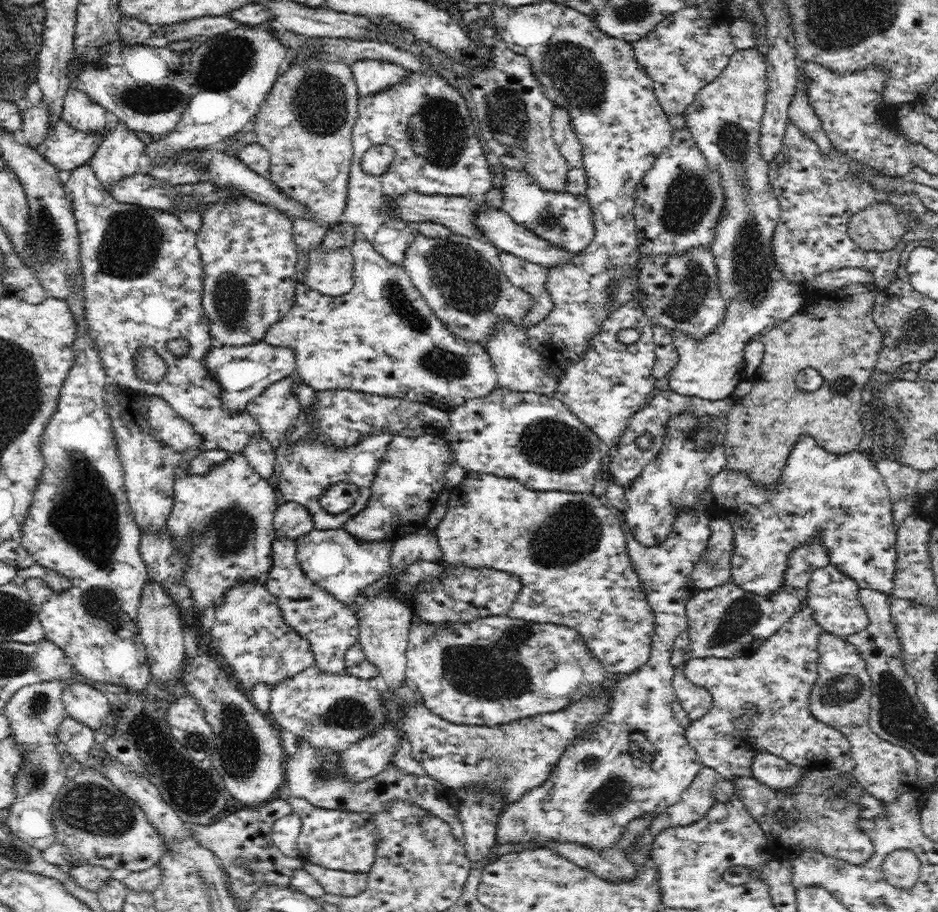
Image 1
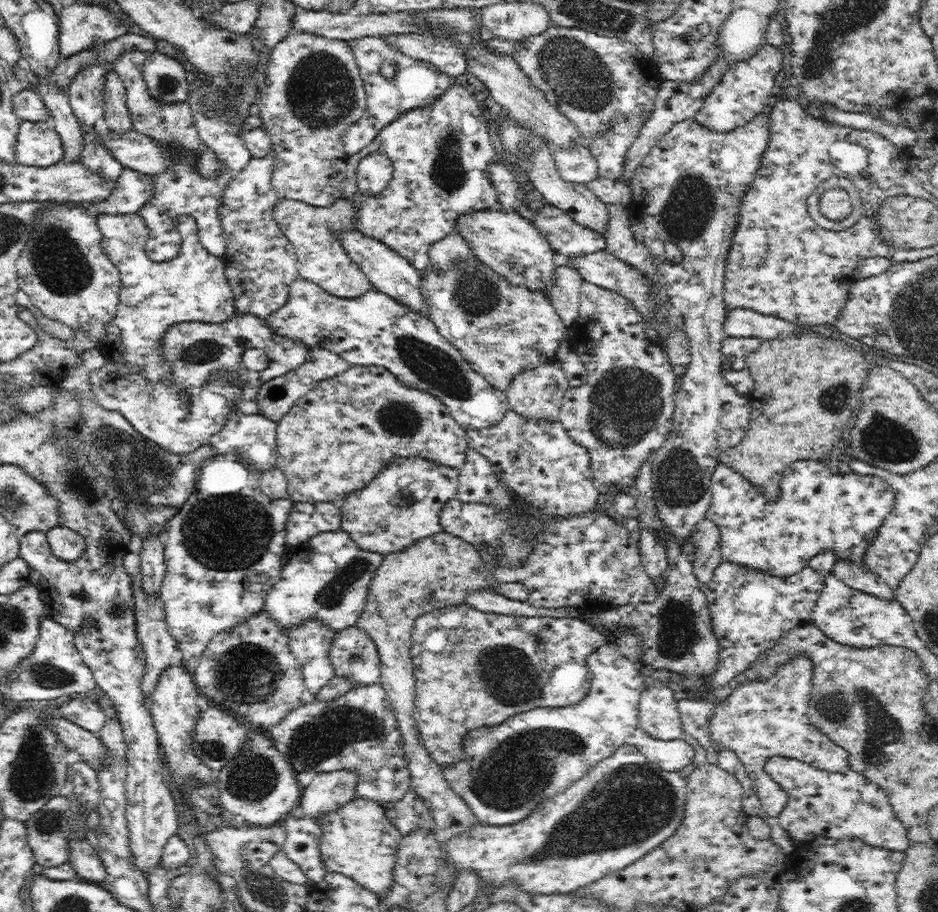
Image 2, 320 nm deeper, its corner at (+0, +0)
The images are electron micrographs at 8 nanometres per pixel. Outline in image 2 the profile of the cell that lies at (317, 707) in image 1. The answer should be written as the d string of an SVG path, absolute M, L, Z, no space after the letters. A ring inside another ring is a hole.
M381 684L358 685L346 692L341 698L331 702L318 701L304 704L288 712L278 724L267 731L275 747L286 756L295 771L314 770L332 772L332 770L353 770L357 774L356 798L376 802L384 807L404 799L410 788L410 773L404 758L402 733L395 717L394 707L388 700L388 694Z

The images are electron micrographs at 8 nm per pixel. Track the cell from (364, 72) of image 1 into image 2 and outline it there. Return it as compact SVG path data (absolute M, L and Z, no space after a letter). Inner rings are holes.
M384 37L352 39L349 45L353 50L367 96L364 114L343 134L344 150L349 156L368 146L384 126L388 126L400 115L436 102L455 82L455 77L449 77L434 65L402 54L400 49L390 45Z

